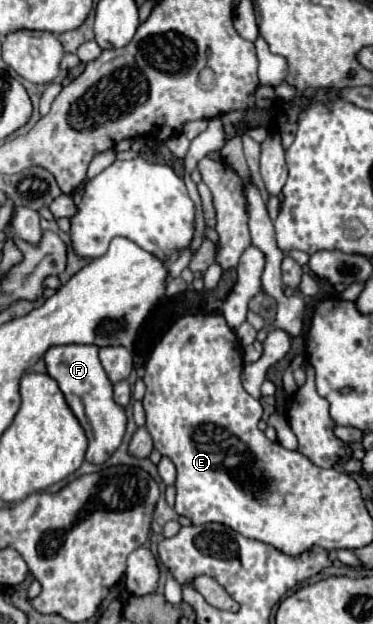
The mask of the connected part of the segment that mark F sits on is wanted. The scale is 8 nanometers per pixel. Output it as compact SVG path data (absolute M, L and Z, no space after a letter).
M65 344L65 346L51 346L45 352L47 374L59 384L71 412L87 432L89 448L85 458L93 464L101 464L109 458L111 450L117 450L127 426L127 414L121 404L113 398L113 384L107 378L99 356L99 348L95 344Z

